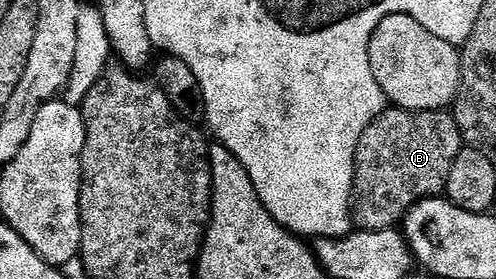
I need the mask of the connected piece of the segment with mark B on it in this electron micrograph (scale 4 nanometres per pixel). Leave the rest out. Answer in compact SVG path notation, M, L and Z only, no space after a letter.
M388 107L369 125L355 155L355 177L351 187L351 219L356 229L365 232L384 232L402 225L407 212L422 200L439 198L446 193L449 170L457 154L465 147L461 130L452 113L447 110L437 112L410 112L404 108Z

